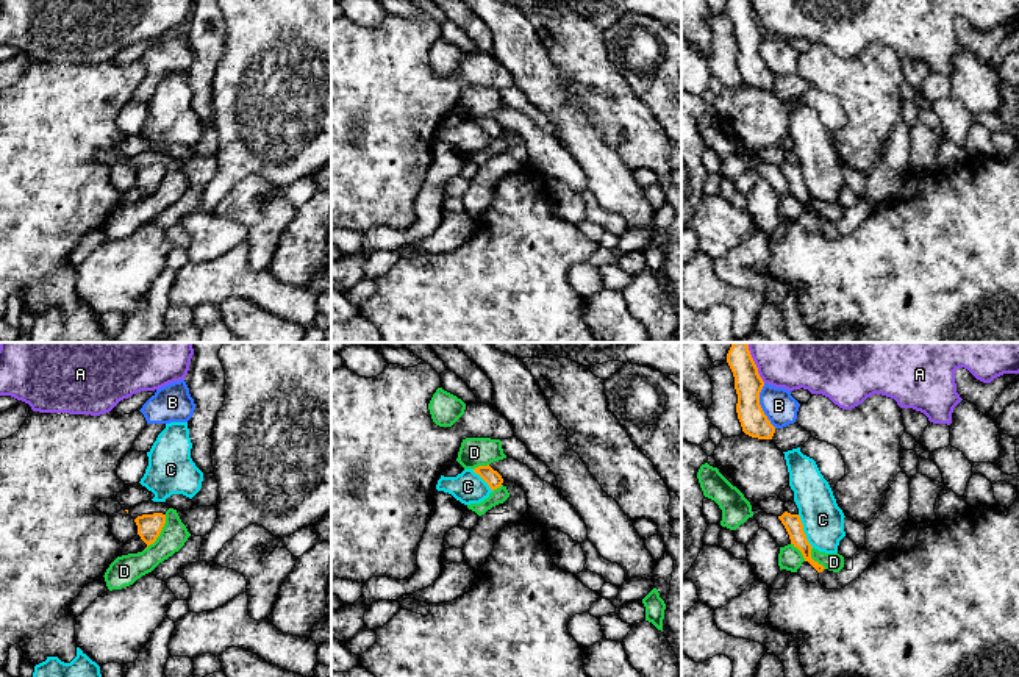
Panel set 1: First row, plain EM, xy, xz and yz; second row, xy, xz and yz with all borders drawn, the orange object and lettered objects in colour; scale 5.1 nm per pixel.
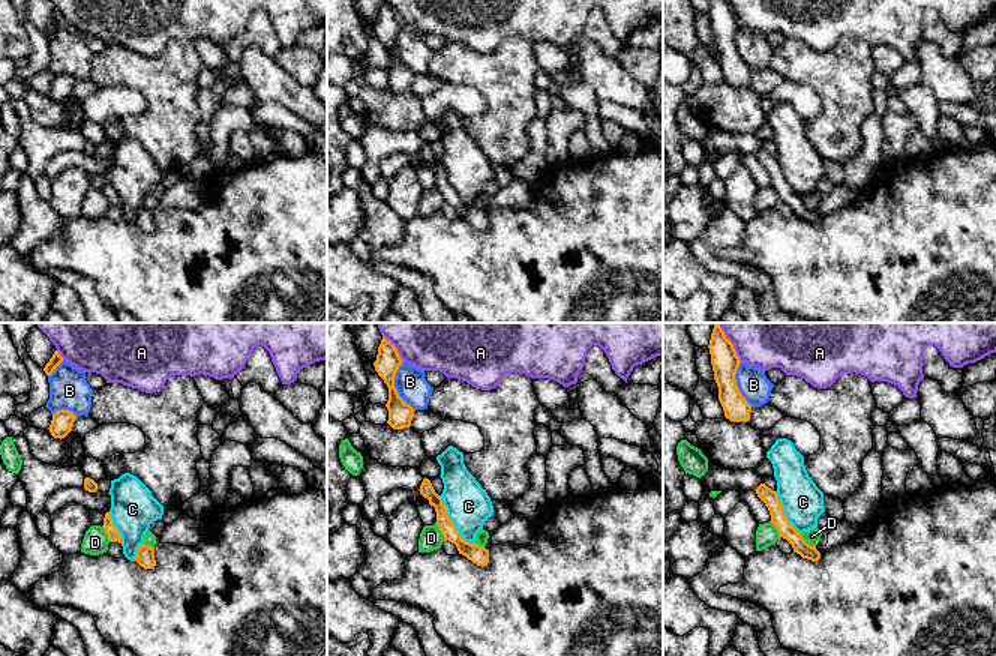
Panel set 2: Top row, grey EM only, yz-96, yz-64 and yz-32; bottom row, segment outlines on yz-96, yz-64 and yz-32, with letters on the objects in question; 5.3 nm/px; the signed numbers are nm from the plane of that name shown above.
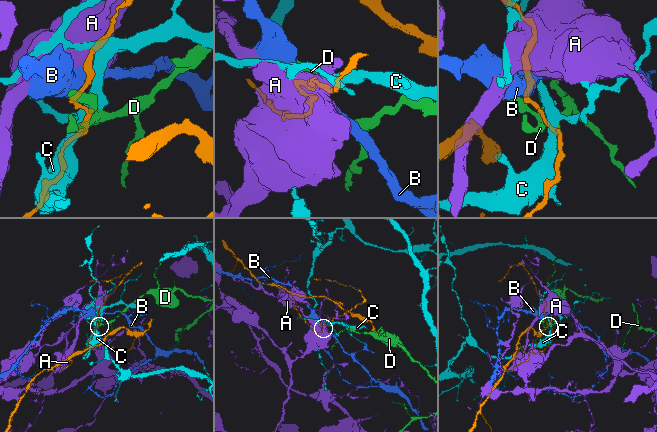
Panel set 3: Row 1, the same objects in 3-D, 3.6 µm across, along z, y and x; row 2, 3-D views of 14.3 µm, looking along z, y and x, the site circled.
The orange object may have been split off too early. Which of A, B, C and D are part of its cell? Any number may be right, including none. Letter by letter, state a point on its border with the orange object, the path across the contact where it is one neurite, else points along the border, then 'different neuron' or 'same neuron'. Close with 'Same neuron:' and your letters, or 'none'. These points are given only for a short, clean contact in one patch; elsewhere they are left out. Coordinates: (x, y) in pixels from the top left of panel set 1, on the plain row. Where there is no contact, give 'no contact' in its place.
A: meets orange in yz at (755, 16); different neuron
B: meets orange in yz at (760, 55); different neuron
C: meets orange in yz at (804, 182); different neuron
D: meets orange in xy at (160, 182); border along xy (166, 164), (160, 185), (146, 199); different neuron
Same neuron: none

